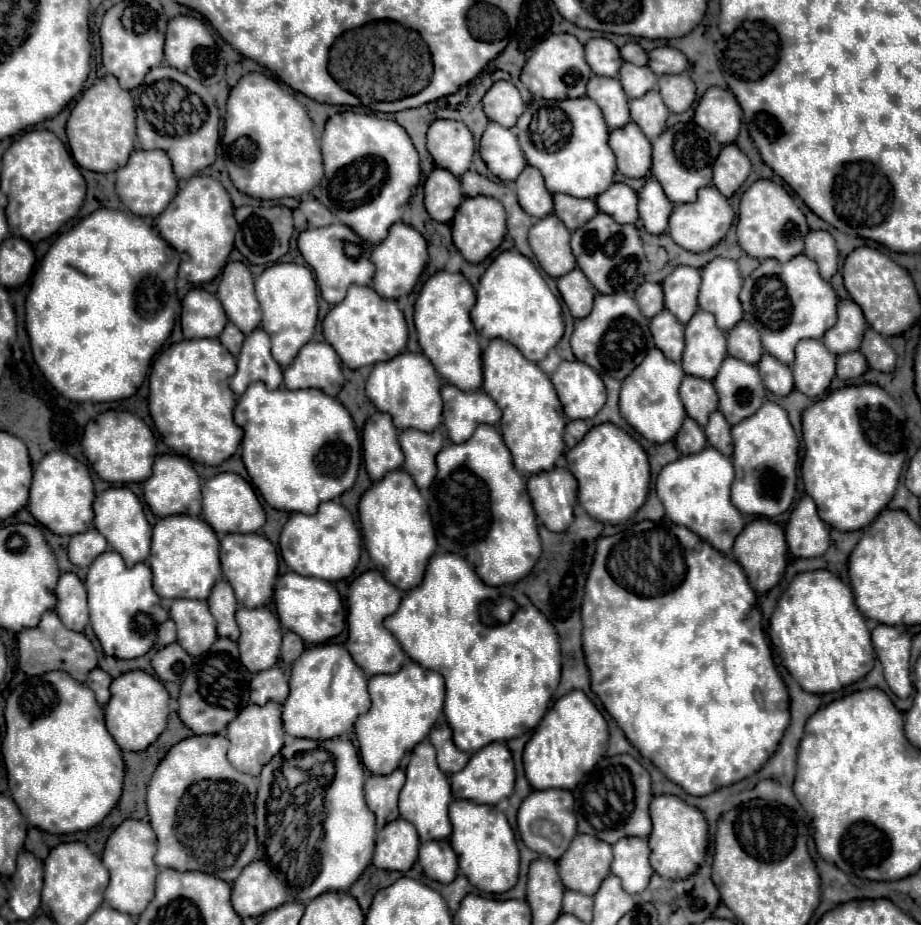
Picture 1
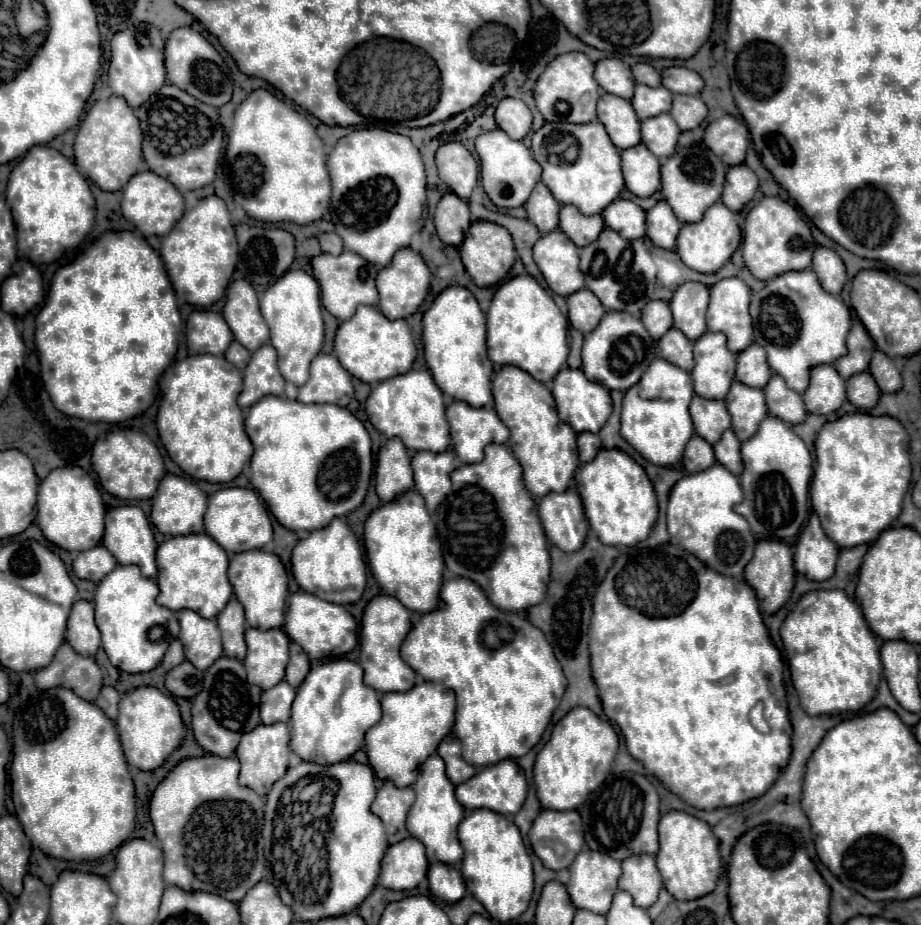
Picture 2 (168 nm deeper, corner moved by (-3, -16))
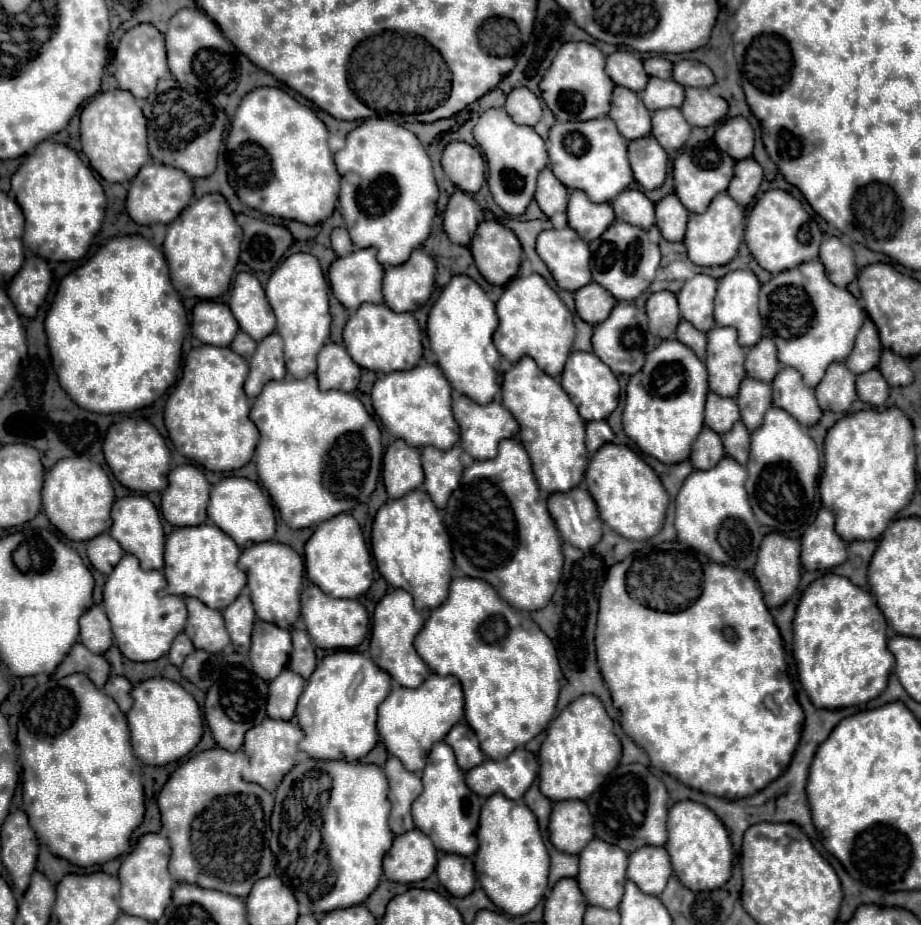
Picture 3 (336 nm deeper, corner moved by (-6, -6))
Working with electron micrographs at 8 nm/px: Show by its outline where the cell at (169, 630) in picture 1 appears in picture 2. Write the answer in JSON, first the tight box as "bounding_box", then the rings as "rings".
{"bounding_box":[162,640,184,670],"rings":[[[174,640],[174,642],[168,646],[168,650],[166,650],[164,658],[162,658],[162,666],[164,666],[166,670],[172,670],[172,668],[174,668],[176,664],[180,664],[180,662],[184,662],[184,650],[182,650],[180,640]]]}

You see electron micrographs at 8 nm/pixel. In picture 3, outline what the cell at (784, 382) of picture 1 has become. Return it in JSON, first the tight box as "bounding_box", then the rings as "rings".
{"bounding_box":[771,368,821,428],"rings":[[[783,368],[771,382],[773,406],[787,410],[801,426],[811,428],[819,422],[821,410],[815,398],[815,390],[803,384],[801,374],[795,368]]]}

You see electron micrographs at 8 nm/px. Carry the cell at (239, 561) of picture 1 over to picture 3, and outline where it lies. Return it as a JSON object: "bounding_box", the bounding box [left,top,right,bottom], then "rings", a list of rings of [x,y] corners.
{"bounding_box":[239,542,303,628],"rings":[[[261,542],[245,548],[239,558],[239,568],[247,574],[247,586],[251,590],[251,600],[255,612],[265,622],[275,622],[277,626],[291,628],[301,620],[301,586],[303,586],[303,560],[287,544],[279,542]]]}

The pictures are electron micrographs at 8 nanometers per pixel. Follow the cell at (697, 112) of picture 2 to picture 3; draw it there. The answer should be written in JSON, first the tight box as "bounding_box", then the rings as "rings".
{"bounding_box":[681,88,727,126],"rings":[[[685,88],[685,102],[681,112],[687,122],[691,122],[691,126],[711,126],[719,122],[727,114],[727,110],[727,100],[715,96],[711,90]]]}

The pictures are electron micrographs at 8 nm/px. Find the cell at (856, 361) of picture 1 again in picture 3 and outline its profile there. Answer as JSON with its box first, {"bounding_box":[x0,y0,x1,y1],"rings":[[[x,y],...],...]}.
{"bounding_box":[857,370,889,406],"rings":[[[869,370],[867,374],[857,376],[857,394],[863,402],[871,406],[881,406],[889,398],[889,386],[879,370]]]}

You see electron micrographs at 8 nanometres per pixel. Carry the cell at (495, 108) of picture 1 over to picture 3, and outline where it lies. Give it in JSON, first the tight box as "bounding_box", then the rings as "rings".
{"bounding_box":[505,88,541,126],"rings":[[[513,88],[507,96],[505,110],[517,124],[525,126],[535,126],[541,118],[541,102],[527,88]]]}

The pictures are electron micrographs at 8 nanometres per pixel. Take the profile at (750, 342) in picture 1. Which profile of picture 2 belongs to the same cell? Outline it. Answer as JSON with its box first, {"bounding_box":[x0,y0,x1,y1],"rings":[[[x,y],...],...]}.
{"bounding_box":[736,344,772,388],"rings":[[[750,344],[744,352],[738,354],[736,364],[736,380],[742,384],[748,384],[752,388],[764,388],[768,384],[772,372],[766,362],[766,352],[760,348],[760,344]]]}

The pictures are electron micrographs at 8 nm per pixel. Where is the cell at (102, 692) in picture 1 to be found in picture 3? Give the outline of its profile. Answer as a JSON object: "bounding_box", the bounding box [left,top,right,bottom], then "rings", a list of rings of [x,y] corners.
{"bounding_box":[105,674,131,712],"rings":[[[111,674],[107,684],[105,684],[105,694],[109,694],[123,712],[127,712],[131,708],[131,682],[125,676],[115,676]]]}

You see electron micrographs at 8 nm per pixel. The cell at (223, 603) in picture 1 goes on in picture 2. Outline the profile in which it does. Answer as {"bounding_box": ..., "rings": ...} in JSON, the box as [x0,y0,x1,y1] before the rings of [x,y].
{"bounding_box":[216,598,246,660],"rings":[[[236,598],[228,600],[226,608],[216,616],[216,622],[222,632],[224,656],[244,660],[244,656],[246,656],[246,644],[244,644],[246,620],[244,620],[242,604]]]}

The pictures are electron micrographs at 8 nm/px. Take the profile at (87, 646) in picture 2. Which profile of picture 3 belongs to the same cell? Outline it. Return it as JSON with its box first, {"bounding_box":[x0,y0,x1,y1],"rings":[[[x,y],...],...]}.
{"bounding_box":[79,606,113,654],"rings":[[[93,606],[81,616],[81,636],[79,640],[83,646],[87,646],[93,654],[103,654],[113,644],[113,632],[109,618],[103,610],[103,606]]]}

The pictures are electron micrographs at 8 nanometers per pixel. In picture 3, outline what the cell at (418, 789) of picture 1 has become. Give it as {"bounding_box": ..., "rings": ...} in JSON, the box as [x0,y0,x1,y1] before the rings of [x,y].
{"bounding_box":[413,742,481,856],"rings":[[[437,742],[431,748],[423,770],[423,794],[413,802],[413,822],[427,834],[435,846],[449,854],[471,856],[477,850],[475,830],[479,828],[481,798],[467,788],[463,770],[455,762],[455,754],[447,742]]]}

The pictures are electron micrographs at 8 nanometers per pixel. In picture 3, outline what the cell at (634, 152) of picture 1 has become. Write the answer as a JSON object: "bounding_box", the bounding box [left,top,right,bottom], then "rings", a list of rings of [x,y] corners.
{"bounding_box":[629,136,669,190],"rings":[[[645,136],[629,142],[629,162],[635,174],[635,180],[645,190],[659,188],[667,178],[669,158],[665,150],[655,142],[653,136]]]}

